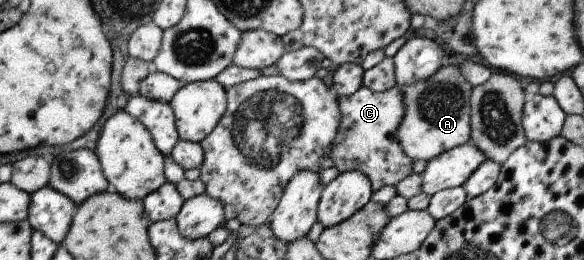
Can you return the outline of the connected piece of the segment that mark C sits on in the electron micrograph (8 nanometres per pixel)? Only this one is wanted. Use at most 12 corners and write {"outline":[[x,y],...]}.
{"outline":[[400,86],[338,96],[330,153],[338,173],[361,172],[373,192],[415,160],[396,136]]}

